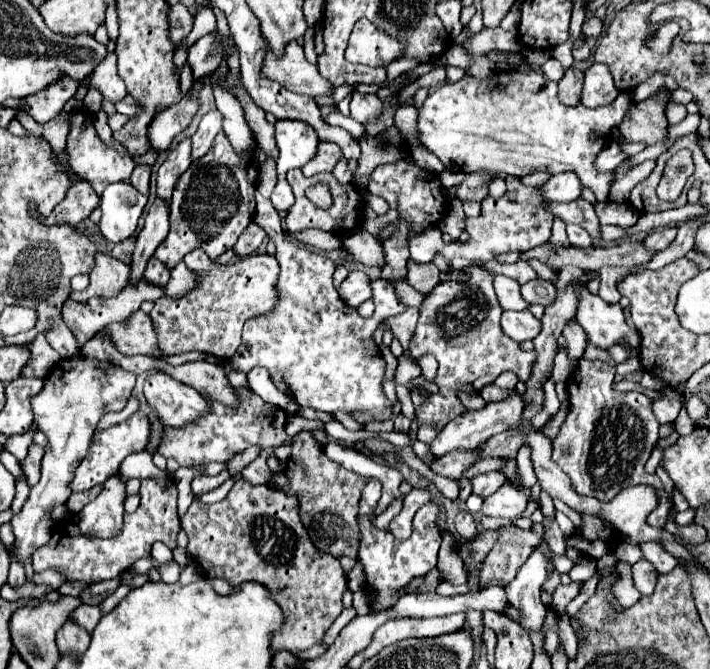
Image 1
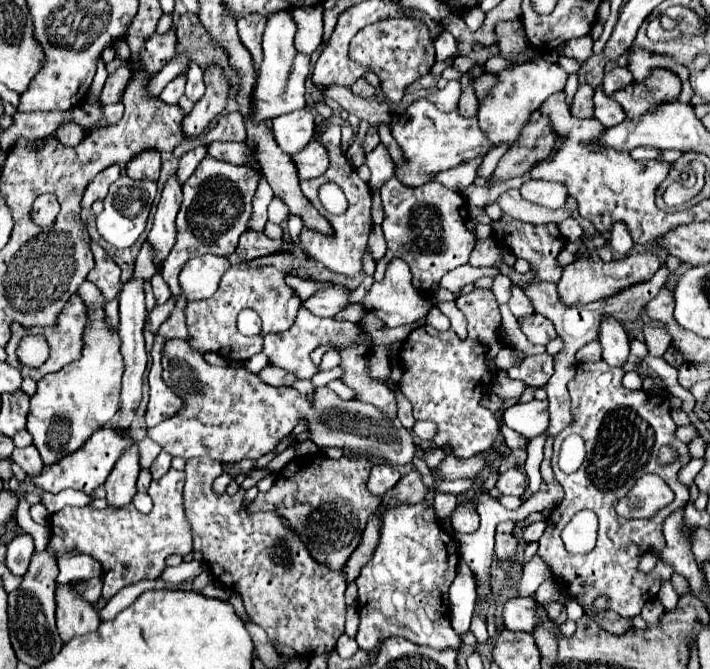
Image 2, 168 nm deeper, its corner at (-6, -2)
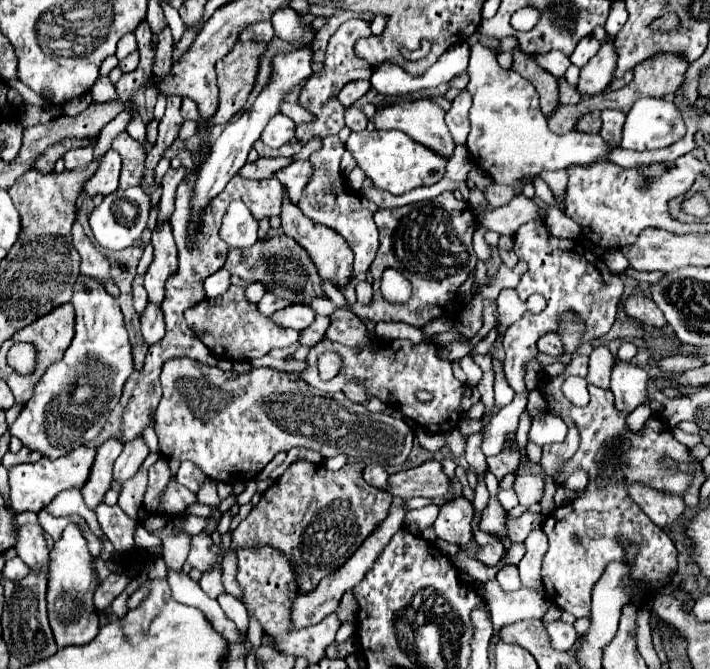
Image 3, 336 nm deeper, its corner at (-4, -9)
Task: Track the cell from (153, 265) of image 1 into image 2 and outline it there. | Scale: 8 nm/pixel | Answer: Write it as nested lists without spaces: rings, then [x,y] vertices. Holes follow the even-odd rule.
[[[155,273],[155,275],[151,277],[151,285],[153,285],[153,293],[155,293],[155,299],[157,299],[157,305],[163,305],[163,303],[171,297],[171,293],[169,293],[169,287],[167,287],[167,283],[163,281],[161,273]]]

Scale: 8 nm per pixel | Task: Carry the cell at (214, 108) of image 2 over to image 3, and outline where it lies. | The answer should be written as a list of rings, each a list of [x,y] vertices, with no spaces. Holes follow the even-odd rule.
[[[237,42],[237,46],[217,62],[219,108],[209,118],[209,126],[227,124],[247,102],[257,76],[257,60],[263,54],[261,42]]]

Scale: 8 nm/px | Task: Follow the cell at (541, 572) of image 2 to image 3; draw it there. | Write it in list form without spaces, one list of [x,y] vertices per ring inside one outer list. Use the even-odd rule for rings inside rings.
[[[496,578],[483,582],[484,598],[489,604],[495,632],[507,624],[515,624],[519,620],[531,620],[545,616],[549,608],[549,598],[537,594],[535,590],[515,590],[504,592]]]

